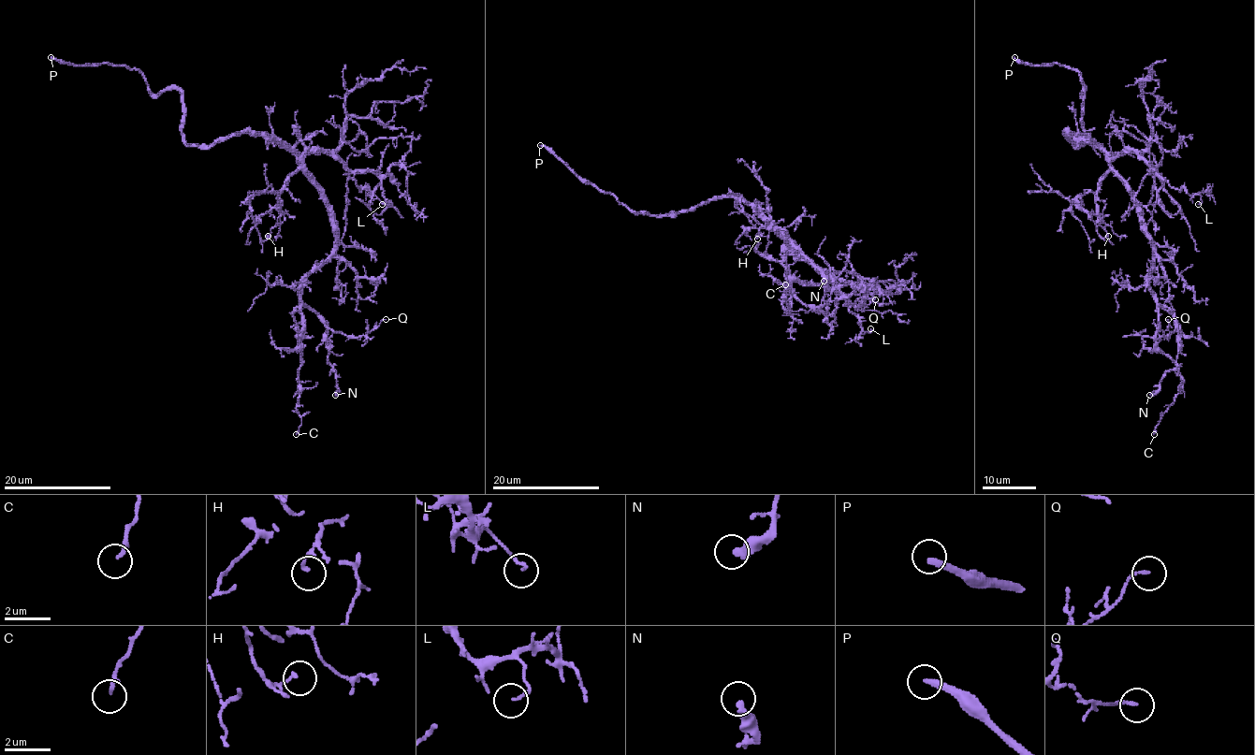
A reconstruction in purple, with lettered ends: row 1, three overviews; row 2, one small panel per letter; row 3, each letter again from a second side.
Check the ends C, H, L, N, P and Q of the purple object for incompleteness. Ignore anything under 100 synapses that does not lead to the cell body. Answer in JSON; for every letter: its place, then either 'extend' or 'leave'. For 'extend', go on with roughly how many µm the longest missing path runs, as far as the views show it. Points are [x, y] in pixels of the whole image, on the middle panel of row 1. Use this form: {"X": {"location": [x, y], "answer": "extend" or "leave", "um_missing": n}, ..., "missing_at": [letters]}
{"C": {"location": [785, 284], "answer": "leave"}, "H": {"location": [757, 239], "answer": "leave"}, "L": {"location": [870, 328], "answer": "leave"}, "N": {"location": [824, 281], "answer": "leave"}, "P": {"location": [540, 145], "answer": "extend", "um_missing": 110}, "Q": {"location": [875, 299], "answer": "leave"}, "missing_at": ["P"]}

